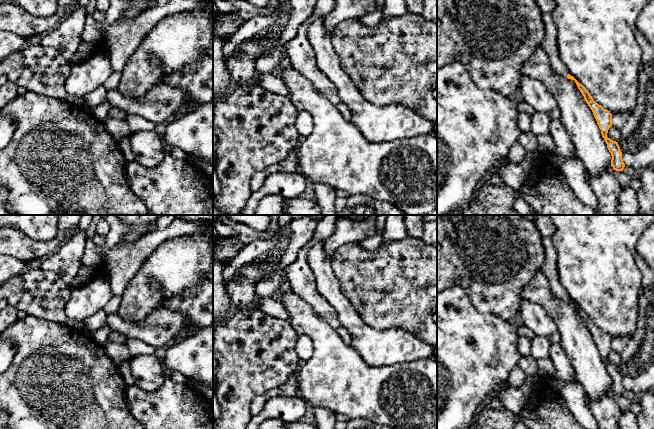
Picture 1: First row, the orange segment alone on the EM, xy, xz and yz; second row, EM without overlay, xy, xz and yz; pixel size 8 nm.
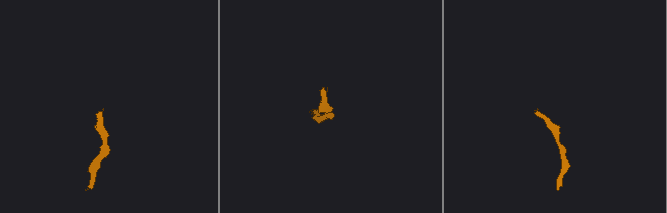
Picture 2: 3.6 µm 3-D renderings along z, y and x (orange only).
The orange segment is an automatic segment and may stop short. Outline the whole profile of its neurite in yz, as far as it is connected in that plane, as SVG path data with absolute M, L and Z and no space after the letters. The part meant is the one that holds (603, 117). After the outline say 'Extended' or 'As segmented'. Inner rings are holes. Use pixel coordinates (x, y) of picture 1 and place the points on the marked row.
M542 13L542 20L545 25L545 37L541 44L541 47L548 55L551 67L559 75L575 81L578 89L584 96L586 103L592 110L597 124L601 130L602 137L607 144L609 152L611 153L611 166L616 171L623 171L625 164L622 159L622 152L620 150L618 142L613 141L607 137L608 130L612 126L612 114L610 113L610 111L604 109L601 105L596 103L590 95L589 91L569 74L564 62L559 55L557 46L557 27L551 14Z. Extended

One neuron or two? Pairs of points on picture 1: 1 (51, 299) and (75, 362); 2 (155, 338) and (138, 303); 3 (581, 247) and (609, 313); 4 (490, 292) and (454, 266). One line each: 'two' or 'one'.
1: two
2: two
3: one
4: one

